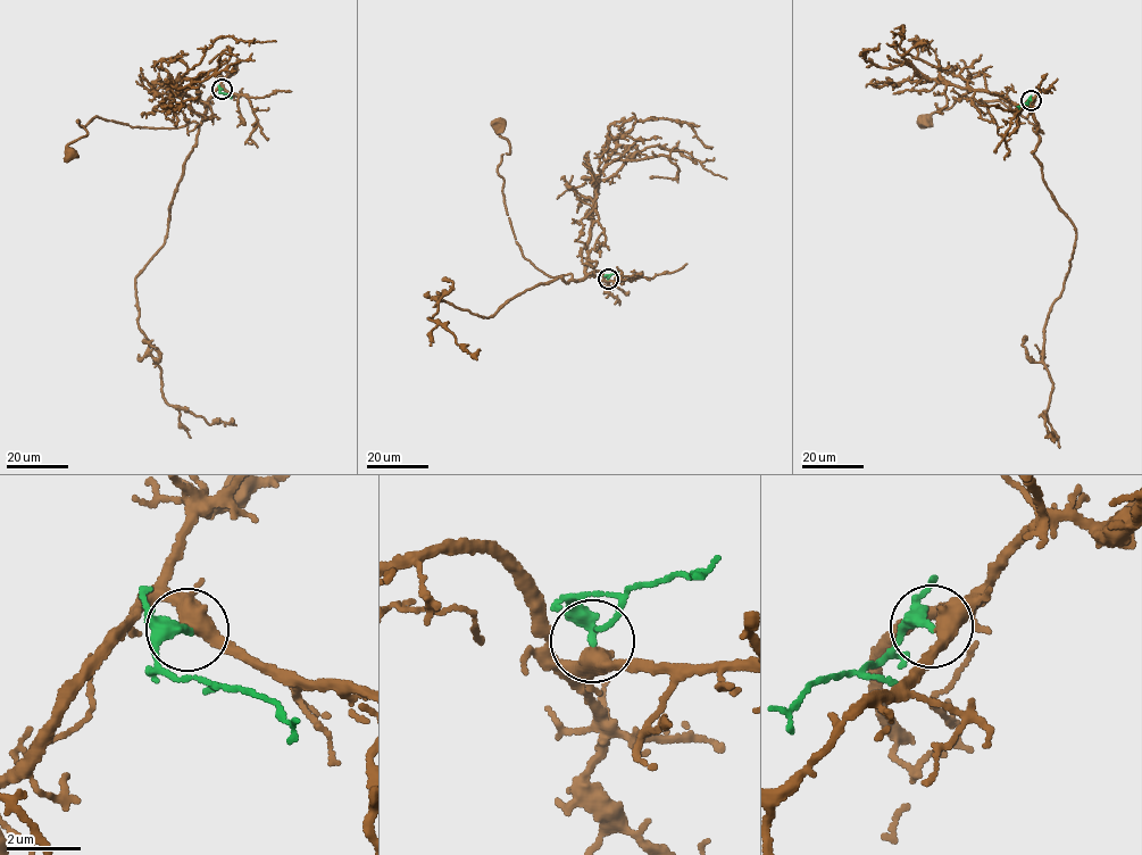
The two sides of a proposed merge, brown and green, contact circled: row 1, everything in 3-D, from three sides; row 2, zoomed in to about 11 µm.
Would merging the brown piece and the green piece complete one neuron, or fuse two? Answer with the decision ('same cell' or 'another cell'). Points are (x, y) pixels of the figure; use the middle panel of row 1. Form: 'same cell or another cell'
another cell

